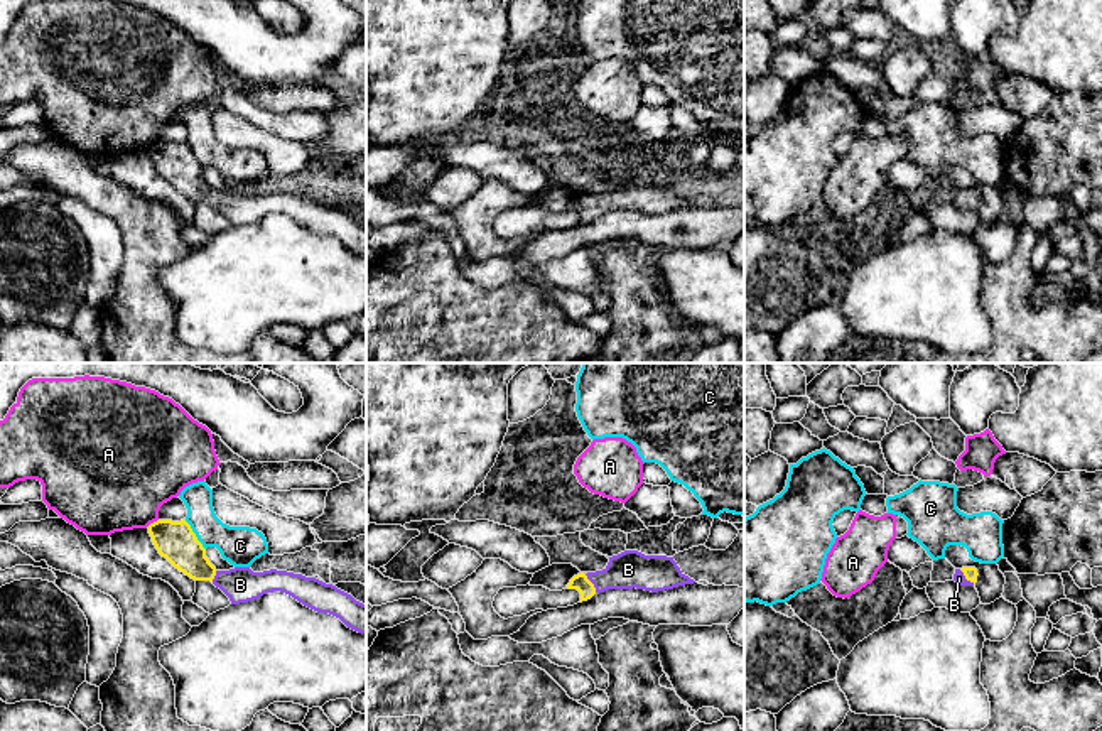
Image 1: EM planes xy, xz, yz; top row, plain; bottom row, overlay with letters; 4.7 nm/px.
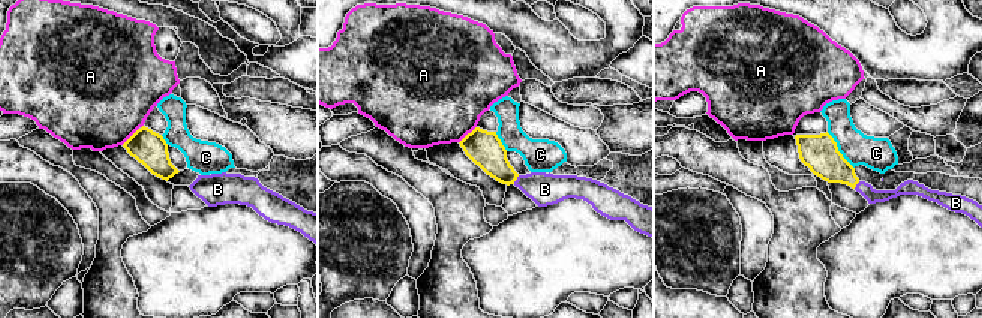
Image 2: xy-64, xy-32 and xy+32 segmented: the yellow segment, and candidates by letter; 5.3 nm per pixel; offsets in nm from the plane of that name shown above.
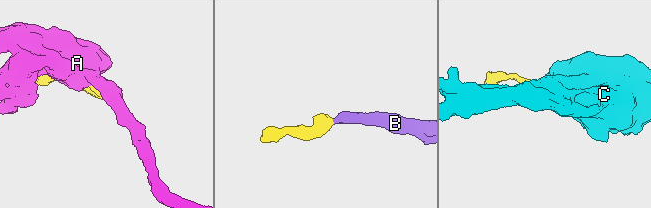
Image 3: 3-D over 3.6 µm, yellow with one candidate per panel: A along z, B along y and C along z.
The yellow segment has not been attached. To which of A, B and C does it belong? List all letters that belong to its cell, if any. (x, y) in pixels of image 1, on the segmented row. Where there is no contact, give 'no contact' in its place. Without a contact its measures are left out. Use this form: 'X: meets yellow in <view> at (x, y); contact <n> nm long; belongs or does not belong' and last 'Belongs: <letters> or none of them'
A: meets yellow in xy at (151, 524); contact 80 nm long; does not belong
B: meets yellow in xz at (591, 583); contact 110 nm long; belongs
C: meets yellow in xy at (194, 536); contact 170 nm long; does not belong
Belongs: B

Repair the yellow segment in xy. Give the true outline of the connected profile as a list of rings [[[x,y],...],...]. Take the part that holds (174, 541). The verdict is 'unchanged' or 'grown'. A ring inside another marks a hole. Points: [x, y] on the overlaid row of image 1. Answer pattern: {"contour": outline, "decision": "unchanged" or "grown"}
{"contour": [[[157,520],[147,528],[162,557],[194,581],[211,581],[230,598],[231,604],[280,591],[317,613],[339,618],[358,633],[366,633],[366,604],[332,584],[277,569],[263,572],[253,572],[250,567],[218,571],[186,520]]], "decision": "grown"}

